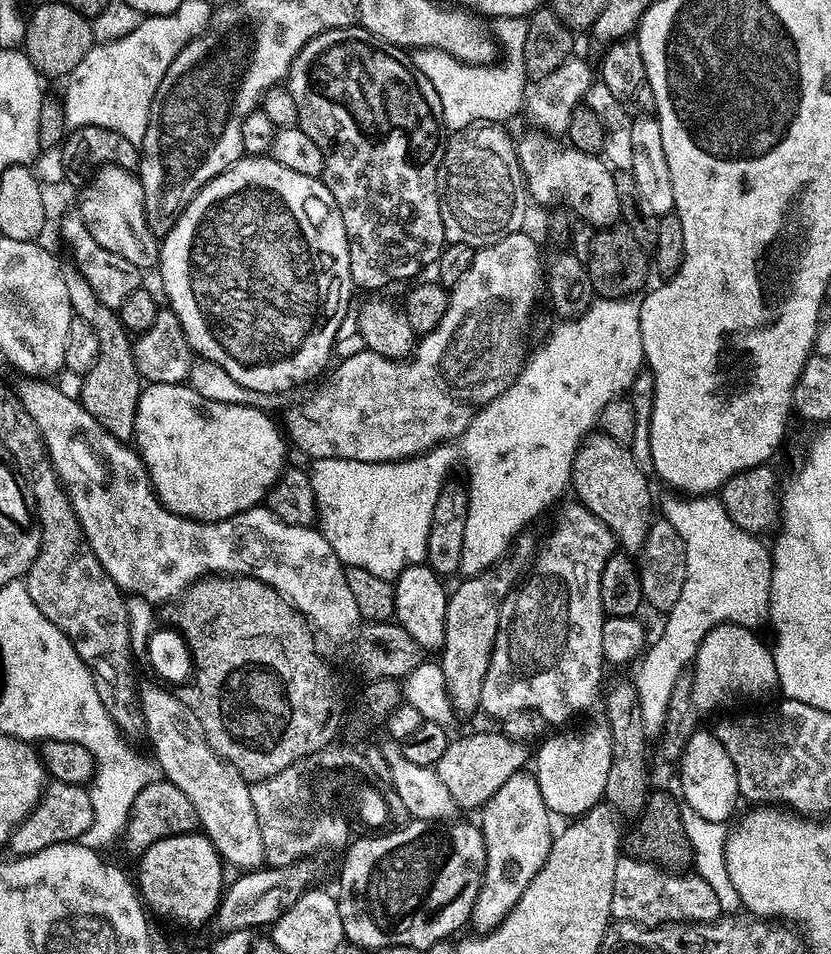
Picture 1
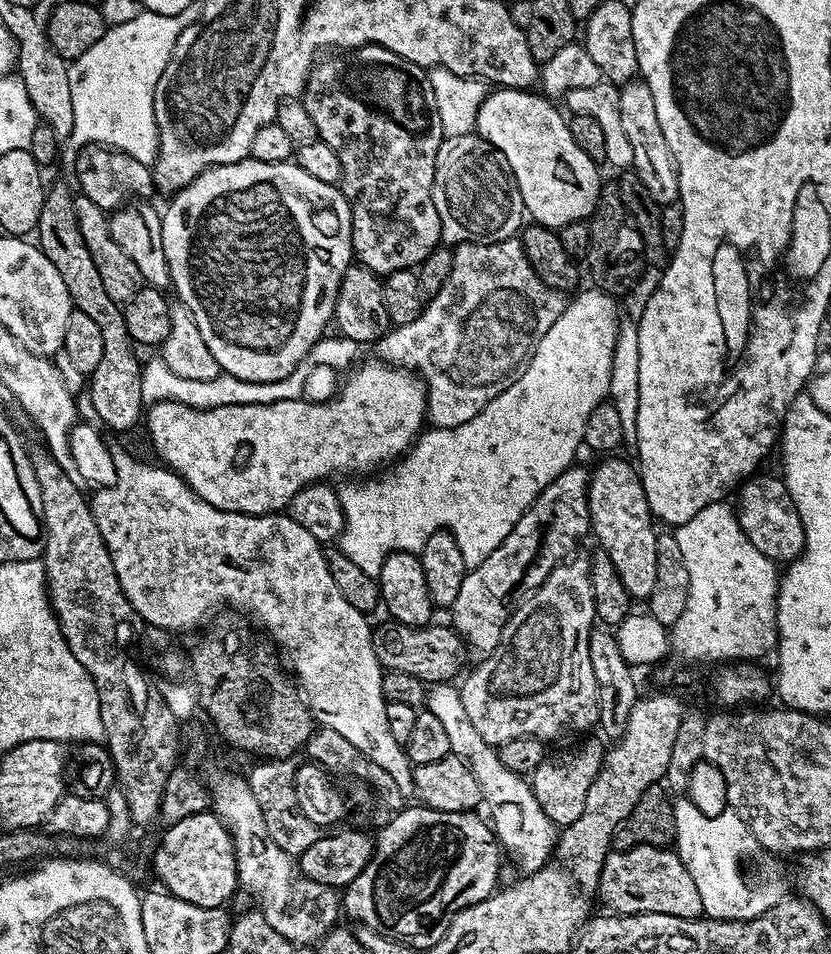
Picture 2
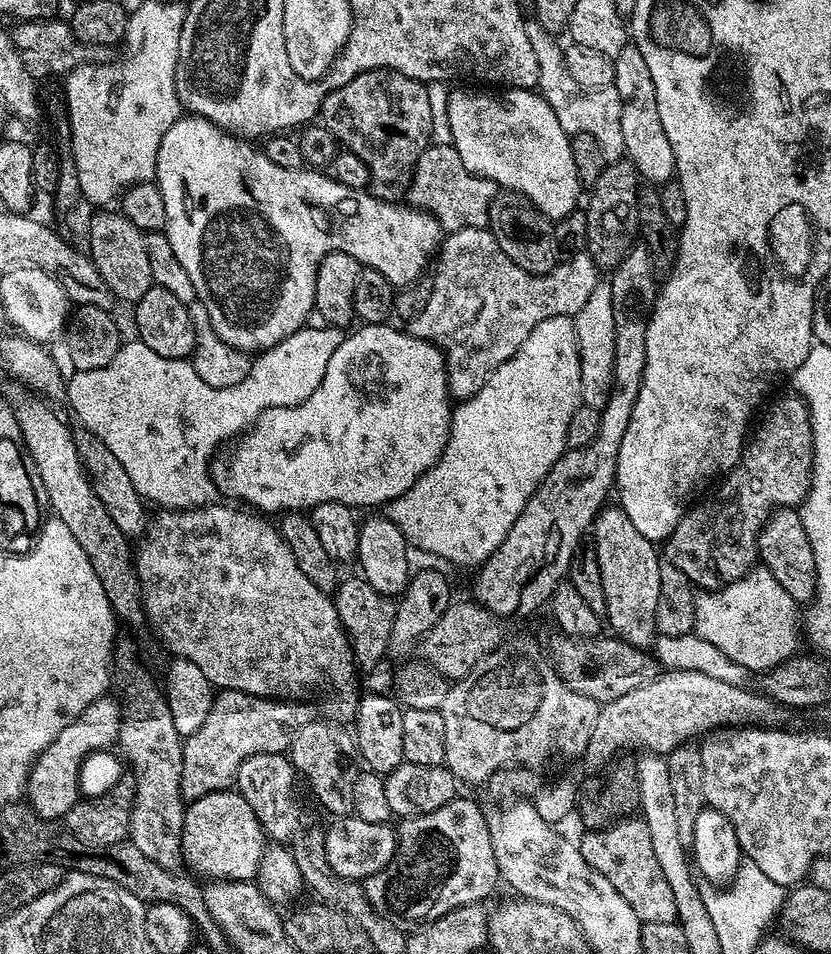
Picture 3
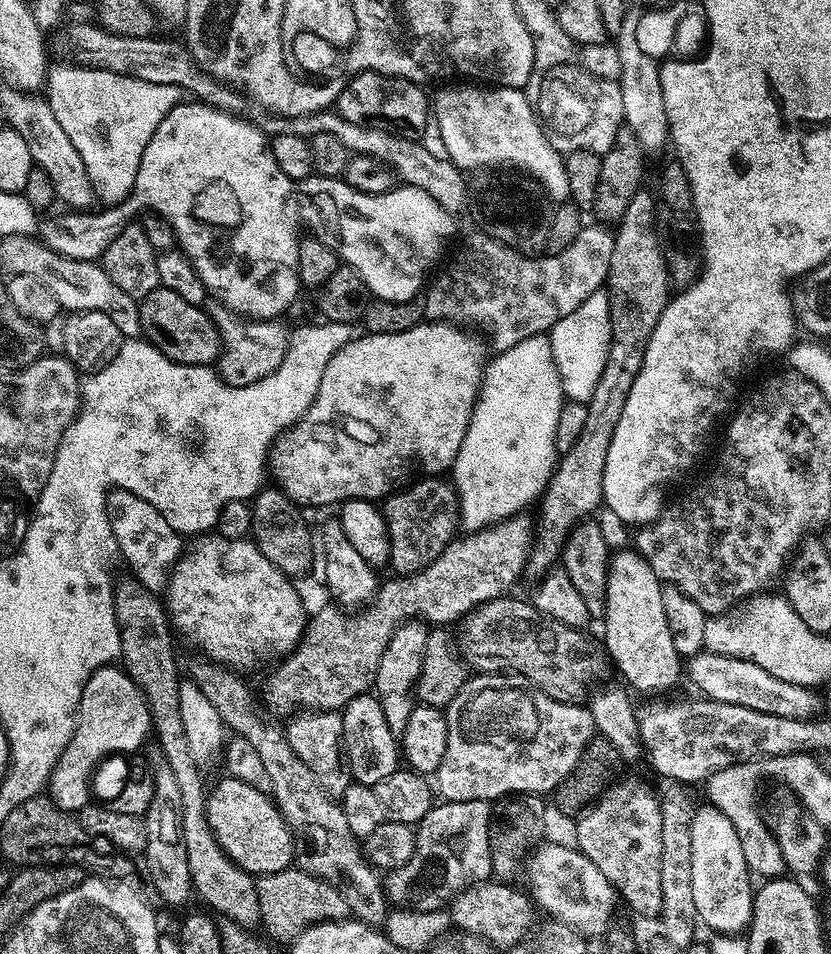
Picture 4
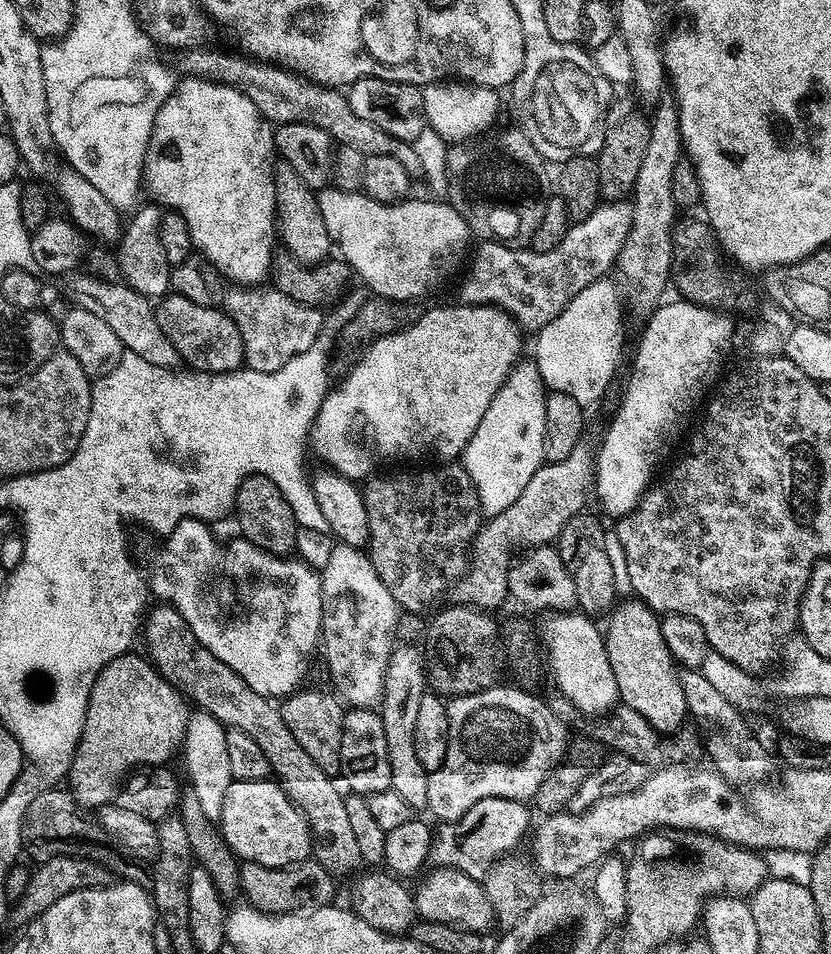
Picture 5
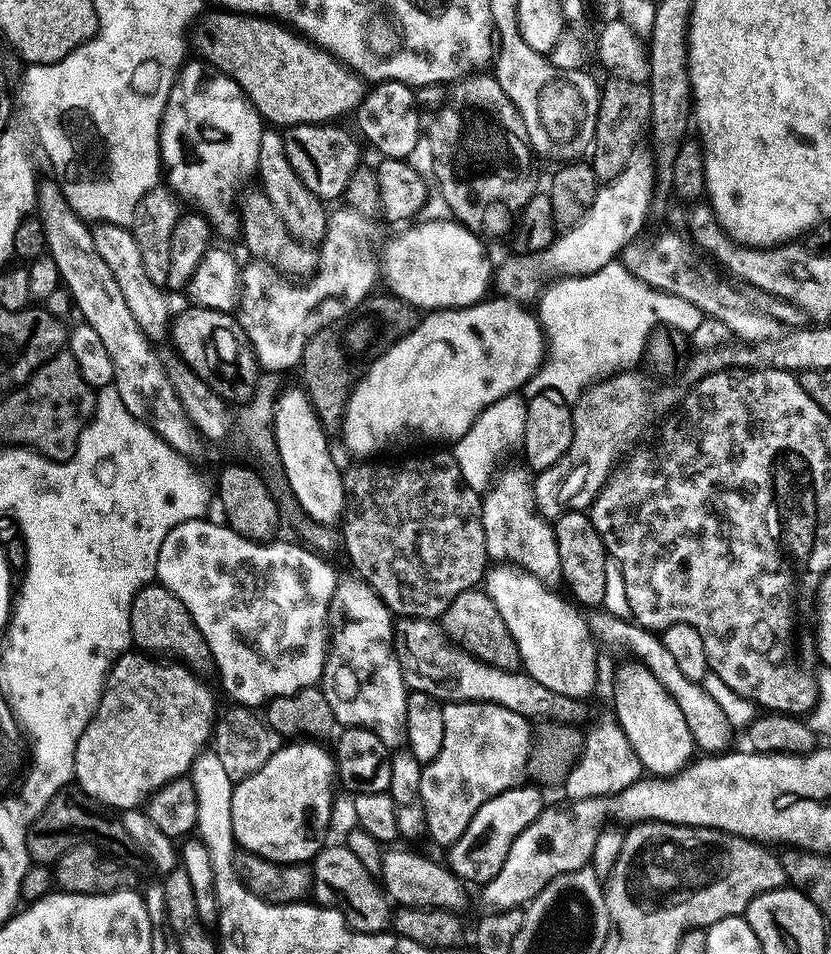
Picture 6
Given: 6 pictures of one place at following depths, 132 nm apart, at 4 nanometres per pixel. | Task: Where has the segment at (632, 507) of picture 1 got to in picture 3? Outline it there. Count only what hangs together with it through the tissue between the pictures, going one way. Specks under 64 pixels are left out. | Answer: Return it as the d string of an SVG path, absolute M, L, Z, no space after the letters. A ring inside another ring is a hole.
M605 506L596 515L590 529L591 539L598 550L598 566L602 570L602 590L606 590L606 624L619 639L645 650L653 647L658 635L658 578L661 553L651 540L642 538L619 506Z

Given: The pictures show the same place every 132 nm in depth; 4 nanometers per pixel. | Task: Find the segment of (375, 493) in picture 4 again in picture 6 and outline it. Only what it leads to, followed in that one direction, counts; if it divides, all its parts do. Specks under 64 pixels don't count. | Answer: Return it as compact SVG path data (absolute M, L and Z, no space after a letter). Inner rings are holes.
M485 298L480 303L471 304L465 308L441 308L429 311L417 324L413 332L406 334L398 343L385 350L374 363L368 365L368 371L360 377L359 382L352 389L342 421L344 444L348 447L349 454L356 456L352 458L379 457L376 455L383 448L390 447L395 440L449 440L449 442L461 440L466 434L466 430L470 430L470 426L474 426L474 422L482 414L482 410L486 410L486 406L498 402L498 398L503 396L519 393L527 385L529 378L540 369L540 363L544 361L546 351L544 330L540 326L539 319L533 313L531 316L524 309L527 307L523 303L503 298L495 299Z

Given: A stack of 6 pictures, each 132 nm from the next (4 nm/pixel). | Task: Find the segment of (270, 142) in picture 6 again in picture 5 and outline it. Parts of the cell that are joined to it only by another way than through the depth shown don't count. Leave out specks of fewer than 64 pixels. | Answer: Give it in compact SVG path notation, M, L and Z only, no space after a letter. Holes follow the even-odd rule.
M277 159L274 164L274 198L276 199L276 231L283 251L289 252L300 264L315 266L324 263L334 252L334 242L322 222L322 210L318 210L316 192L285 160Z

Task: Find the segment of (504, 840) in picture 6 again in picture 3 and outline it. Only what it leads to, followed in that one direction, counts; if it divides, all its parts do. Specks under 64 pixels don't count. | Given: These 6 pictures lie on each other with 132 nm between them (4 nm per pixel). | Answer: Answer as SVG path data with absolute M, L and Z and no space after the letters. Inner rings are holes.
M457 798L430 814L401 819L396 833L397 850L385 868L363 881L370 906L409 934L441 920L455 908L480 904L500 880L494 858L488 816L472 800Z

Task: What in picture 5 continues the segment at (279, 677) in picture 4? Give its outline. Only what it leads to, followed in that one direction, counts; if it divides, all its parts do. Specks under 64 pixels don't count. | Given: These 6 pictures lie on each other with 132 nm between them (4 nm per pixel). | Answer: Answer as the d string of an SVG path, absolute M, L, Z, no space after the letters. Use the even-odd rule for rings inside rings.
M581 442L570 458L562 462L541 464L534 478L526 482L526 490L518 494L518 499L511 506L506 506L502 514L491 517L477 532L470 549L468 567L450 589L451 599L457 604L481 610L493 610L503 600L507 601L508 571L512 568L514 557L525 550L542 548L559 541L562 526L585 511L584 499L590 496L593 484L594 456L591 451L588 453L587 443Z

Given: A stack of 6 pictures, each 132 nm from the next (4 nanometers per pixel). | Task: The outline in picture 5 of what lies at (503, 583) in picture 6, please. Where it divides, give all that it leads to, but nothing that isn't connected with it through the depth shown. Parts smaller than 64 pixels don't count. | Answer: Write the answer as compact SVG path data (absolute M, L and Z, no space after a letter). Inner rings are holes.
M556 614L548 624L546 658L552 662L552 672L560 692L581 712L591 718L607 717L620 704L618 682L610 670L610 658L604 645L605 633L596 629L597 621L583 614Z

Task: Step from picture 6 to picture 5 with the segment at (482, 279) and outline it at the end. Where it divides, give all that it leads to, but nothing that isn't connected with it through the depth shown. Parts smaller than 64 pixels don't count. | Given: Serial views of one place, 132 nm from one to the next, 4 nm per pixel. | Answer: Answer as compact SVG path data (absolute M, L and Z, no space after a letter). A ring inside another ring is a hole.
M325 186L316 192L318 210L322 210L322 222L326 222L326 230L338 245L344 263L373 288L371 291L375 295L388 296L391 300L415 300L423 297L427 288L446 279L460 263L461 267L469 251L468 224L458 214L458 210L454 210L447 202L439 204L436 200L412 199L405 198L398 204L383 204L365 196L363 191L343 192L341 188Z

